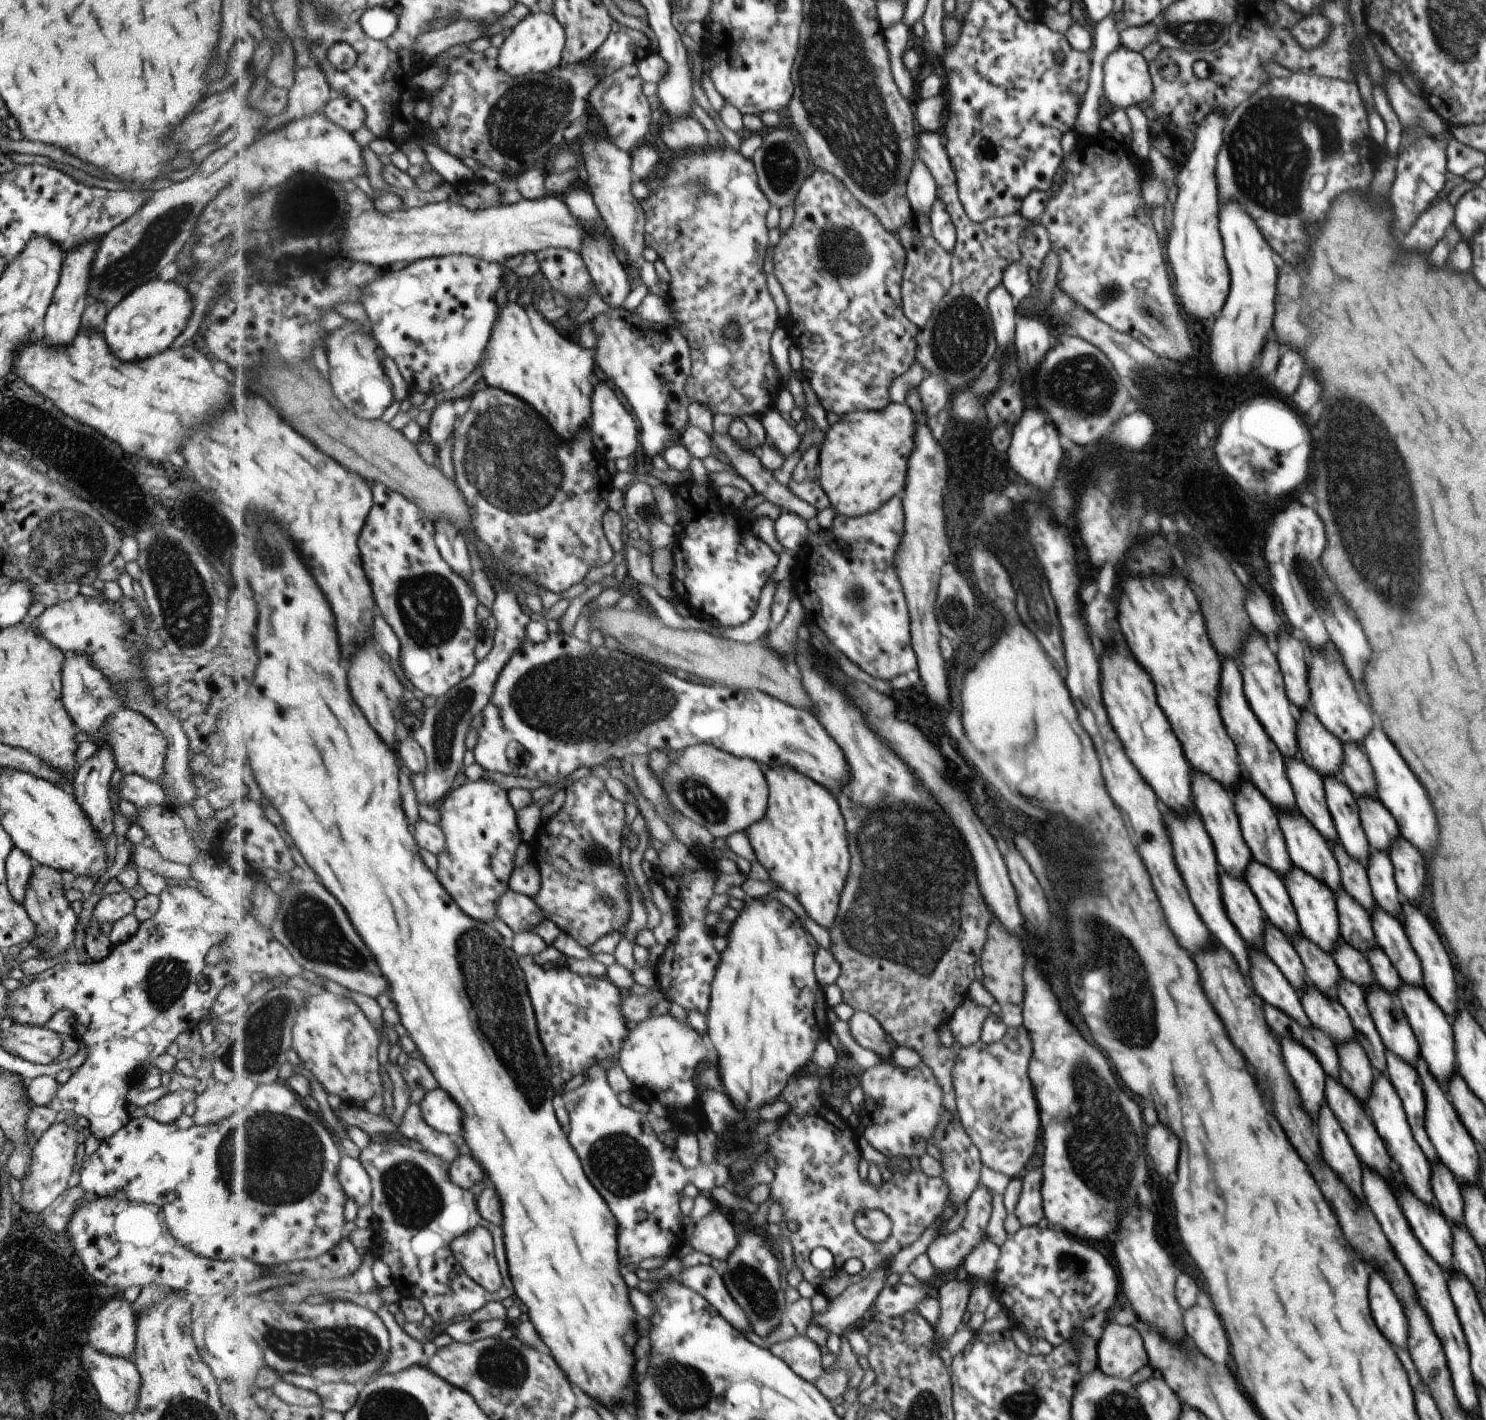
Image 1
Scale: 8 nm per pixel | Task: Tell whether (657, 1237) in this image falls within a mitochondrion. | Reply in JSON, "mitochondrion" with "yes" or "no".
{"mitochondrion":"no"}

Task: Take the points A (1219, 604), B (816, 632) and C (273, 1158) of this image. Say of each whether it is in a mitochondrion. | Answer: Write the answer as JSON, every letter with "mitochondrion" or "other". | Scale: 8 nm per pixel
{"A":"other","B":"other","C":"mitochondrion"}

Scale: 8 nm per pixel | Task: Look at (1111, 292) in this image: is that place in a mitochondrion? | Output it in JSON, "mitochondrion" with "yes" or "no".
{"mitochondrion":"yes"}

